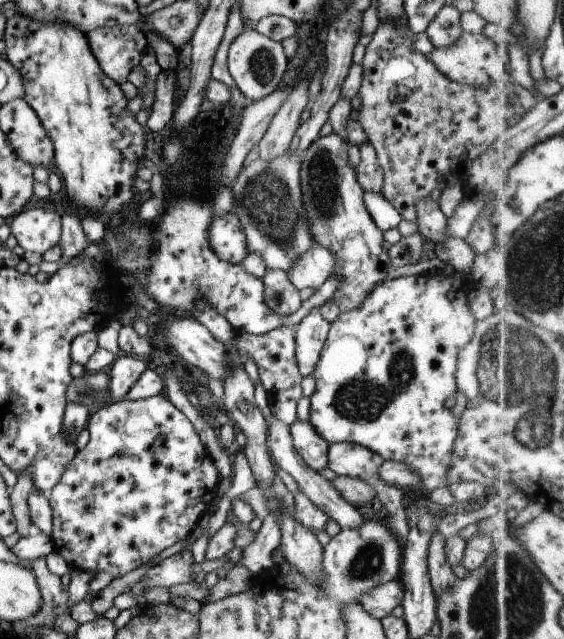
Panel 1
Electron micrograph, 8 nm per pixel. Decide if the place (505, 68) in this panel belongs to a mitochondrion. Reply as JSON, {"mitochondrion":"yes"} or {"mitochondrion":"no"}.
{"mitochondrion":"no"}

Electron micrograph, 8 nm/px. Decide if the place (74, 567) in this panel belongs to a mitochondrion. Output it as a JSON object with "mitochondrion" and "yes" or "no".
{"mitochondrion":"no"}

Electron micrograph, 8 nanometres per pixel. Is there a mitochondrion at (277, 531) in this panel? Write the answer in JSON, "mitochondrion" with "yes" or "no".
{"mitochondrion":"no"}

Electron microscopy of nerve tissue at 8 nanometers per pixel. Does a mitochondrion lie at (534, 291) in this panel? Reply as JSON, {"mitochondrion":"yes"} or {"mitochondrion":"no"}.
{"mitochondrion":"yes"}

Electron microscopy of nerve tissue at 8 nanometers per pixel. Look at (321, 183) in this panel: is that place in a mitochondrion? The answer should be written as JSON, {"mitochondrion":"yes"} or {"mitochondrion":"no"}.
{"mitochondrion":"yes"}

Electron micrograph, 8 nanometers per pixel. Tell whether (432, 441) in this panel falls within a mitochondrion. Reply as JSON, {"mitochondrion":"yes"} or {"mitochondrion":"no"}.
{"mitochondrion":"no"}

